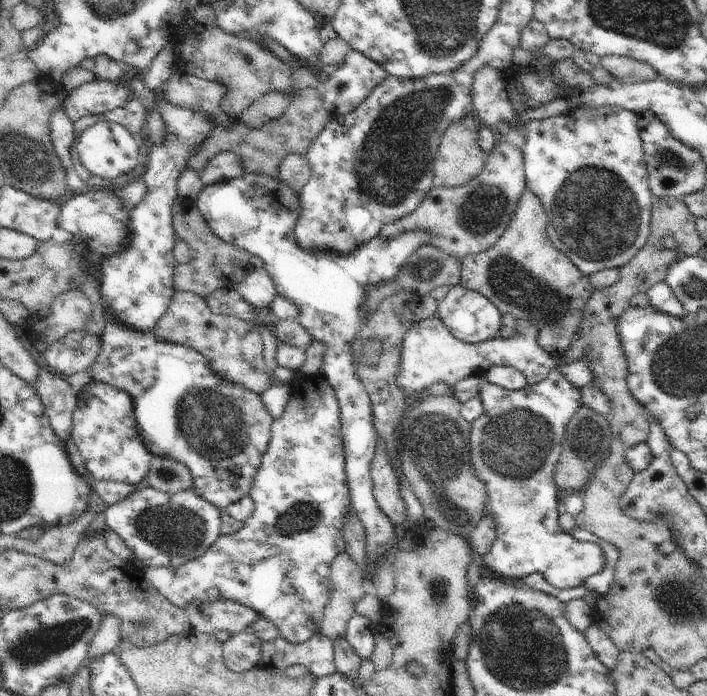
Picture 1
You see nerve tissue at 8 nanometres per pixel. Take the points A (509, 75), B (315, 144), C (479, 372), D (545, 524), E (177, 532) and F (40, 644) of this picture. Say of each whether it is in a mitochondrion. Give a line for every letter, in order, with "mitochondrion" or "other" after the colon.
A: other
B: other
C: other
D: other
E: mitochondrion
F: mitochondrion

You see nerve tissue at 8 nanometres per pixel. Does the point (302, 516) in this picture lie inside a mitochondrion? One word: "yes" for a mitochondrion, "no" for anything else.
yes

